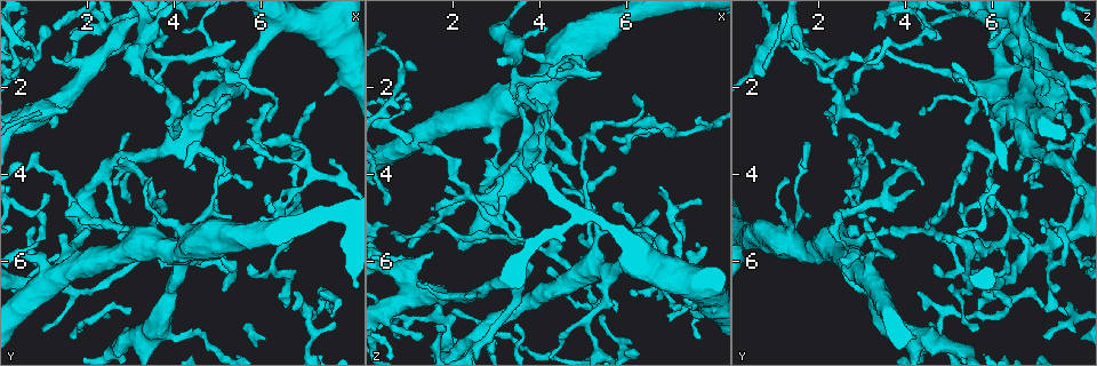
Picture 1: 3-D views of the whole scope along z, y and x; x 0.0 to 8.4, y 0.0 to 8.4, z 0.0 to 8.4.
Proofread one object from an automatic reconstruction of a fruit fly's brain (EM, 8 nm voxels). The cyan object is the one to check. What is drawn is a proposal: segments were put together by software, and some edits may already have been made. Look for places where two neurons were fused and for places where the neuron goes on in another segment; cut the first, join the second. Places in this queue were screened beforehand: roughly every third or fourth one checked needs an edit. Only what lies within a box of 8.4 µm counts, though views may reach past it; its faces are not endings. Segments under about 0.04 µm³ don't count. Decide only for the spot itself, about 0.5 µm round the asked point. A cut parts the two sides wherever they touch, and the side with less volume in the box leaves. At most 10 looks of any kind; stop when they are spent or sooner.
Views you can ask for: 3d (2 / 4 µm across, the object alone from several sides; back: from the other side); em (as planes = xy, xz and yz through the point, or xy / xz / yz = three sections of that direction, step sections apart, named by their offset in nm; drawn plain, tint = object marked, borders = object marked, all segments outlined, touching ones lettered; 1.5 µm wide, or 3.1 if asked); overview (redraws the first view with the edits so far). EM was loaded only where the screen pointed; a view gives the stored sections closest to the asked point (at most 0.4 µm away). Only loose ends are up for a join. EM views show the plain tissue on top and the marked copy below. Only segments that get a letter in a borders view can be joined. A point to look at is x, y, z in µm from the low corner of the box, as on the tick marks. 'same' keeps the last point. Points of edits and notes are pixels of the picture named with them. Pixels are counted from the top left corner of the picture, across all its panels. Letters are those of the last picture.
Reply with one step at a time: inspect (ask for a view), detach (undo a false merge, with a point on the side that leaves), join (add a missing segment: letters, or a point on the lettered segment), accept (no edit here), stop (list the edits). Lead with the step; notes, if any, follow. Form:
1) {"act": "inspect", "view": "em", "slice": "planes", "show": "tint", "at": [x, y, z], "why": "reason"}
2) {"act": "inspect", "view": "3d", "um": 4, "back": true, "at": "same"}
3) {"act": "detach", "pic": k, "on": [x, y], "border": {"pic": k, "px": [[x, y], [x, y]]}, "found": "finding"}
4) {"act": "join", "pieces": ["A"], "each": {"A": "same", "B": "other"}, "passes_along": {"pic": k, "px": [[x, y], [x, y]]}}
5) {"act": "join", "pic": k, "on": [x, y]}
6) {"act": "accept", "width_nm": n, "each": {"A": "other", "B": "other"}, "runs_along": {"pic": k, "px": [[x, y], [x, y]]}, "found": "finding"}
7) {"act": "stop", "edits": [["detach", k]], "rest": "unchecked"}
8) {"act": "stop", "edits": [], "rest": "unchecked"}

{"act": "inspect", "view": "3d", "um": 2, "at": [0.80, 1.20, 1.55], "why": "a fork"}

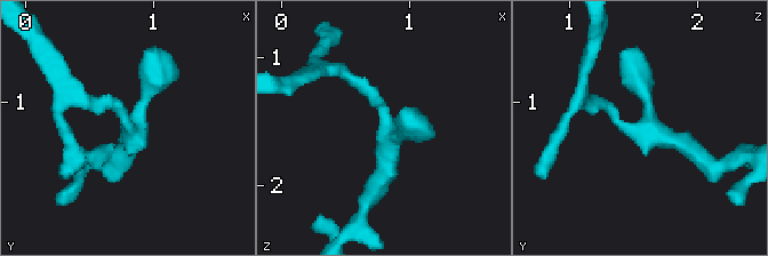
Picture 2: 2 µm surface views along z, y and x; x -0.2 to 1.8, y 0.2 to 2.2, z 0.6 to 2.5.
{"act": "inspect", "view": "em", "slice": "yz", "step": 8, "show": "tint", "at": [0.84, 1.16, 1.62]}

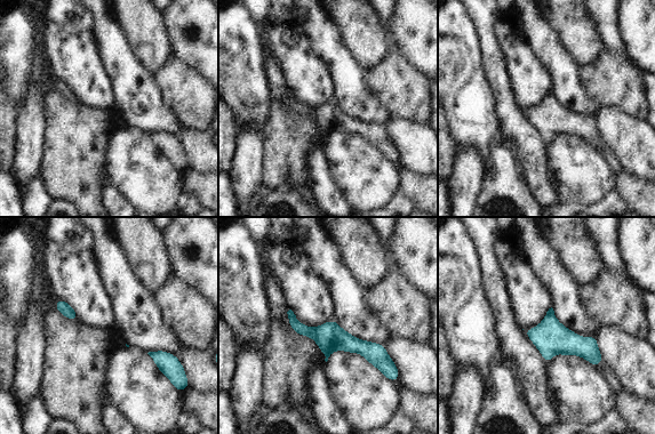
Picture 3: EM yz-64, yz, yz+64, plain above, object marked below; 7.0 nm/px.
{"act": "inspect", "view": "em", "slice": "planes", "show": "borders", "at": "same", "why": "another direction"}

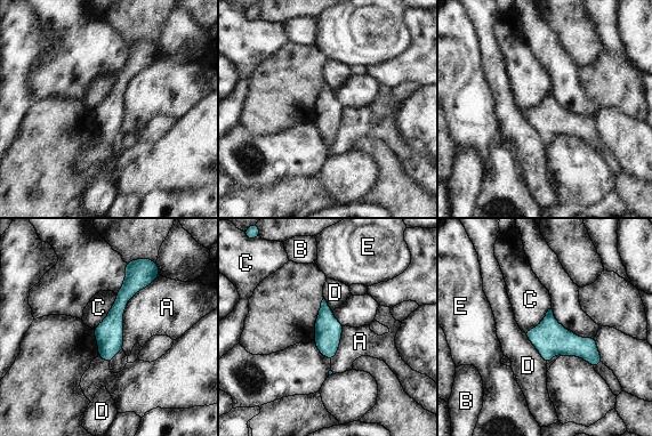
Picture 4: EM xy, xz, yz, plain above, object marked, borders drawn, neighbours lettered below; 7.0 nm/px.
{"act": "accept", "width_nm": 190, "longest_contact_nm": ["A", 600], "each": {"A": "other", "B": "other", "C": "other", "D": "other", "E": "other"}, "found": "all the same neuron"}

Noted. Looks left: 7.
{"act": "inspect", "view": "em", "slice": "planes", "show": "borders", "at": [1.30, 0.65, 3.30], "why": "thin end"}

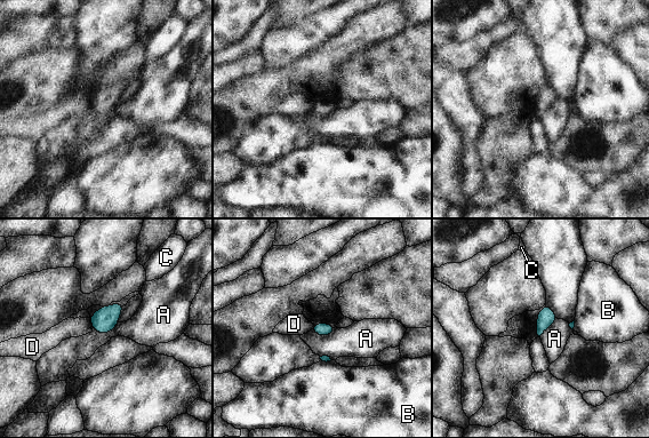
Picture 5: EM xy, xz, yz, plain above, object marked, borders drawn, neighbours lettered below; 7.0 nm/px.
{"act": "accept", "width_nm": 100, "each": {"A": "other", "B": "other", "C": "other", "D": "other"}, "border": {"pic": 5, "px": [[118, 321], [104, 333], [91, 326]]}, "found": "no lettered segment goes on from it"}

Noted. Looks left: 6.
{"act": "inspect", "view": "em", "slice": "planes", "show": "borders", "at": [3.60, 1.25, 1.80], "why": "small branch off a trunk"}

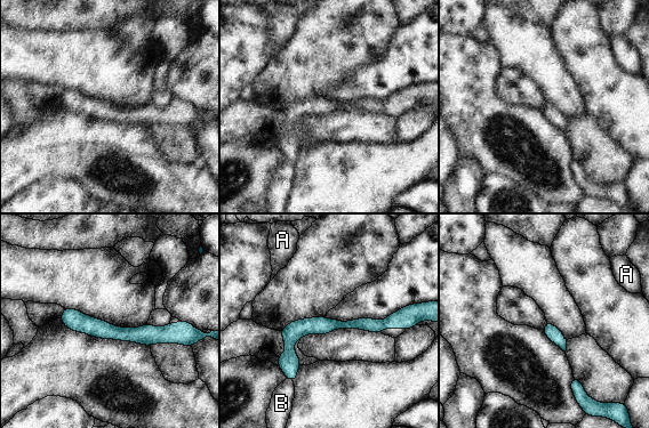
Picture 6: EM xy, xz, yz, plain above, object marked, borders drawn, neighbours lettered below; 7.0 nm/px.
{"act": "accept", "each": {"A": "other", "B": "other"}, "border": {"pic": 6, "px": [[286, 378], [293, 382]]}, "found": "all the same neuron"}

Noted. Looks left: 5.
{"act": "inspect", "view": "3d", "um": 4, "at": [5.45, 0.90, 1.65], "why": "free end"}

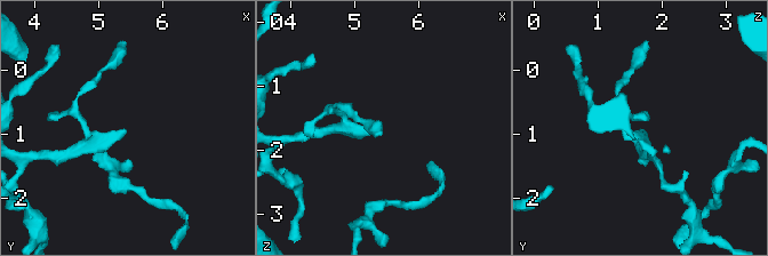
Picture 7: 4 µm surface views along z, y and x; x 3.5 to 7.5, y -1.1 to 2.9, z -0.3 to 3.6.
{"act": "inspect", "view": "em", "slice": "planes", "show": "borders", "at": [5.45, 0.95, 1.70]}

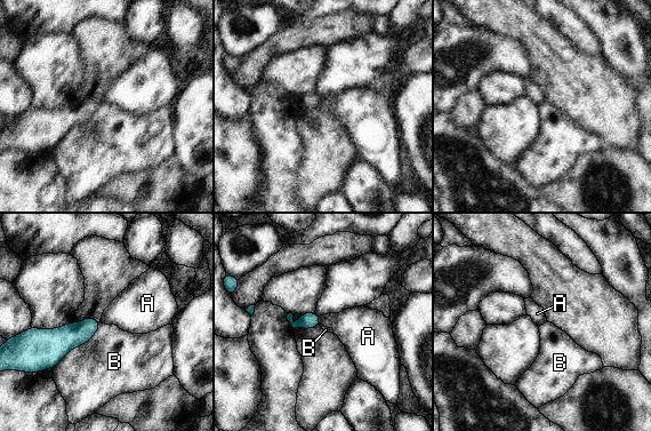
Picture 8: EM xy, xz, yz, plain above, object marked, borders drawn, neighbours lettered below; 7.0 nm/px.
{"act": "accept", "longest_contact_nm": ["B", 460], "each": {"A": "other", "B": "other"}, "border": {"pic": 8, "px": [[319, 316], [320, 322]]}, "found": "none of them fits"}

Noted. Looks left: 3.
{"act": "stop", "edits": [], "rest": "unchecked"}

